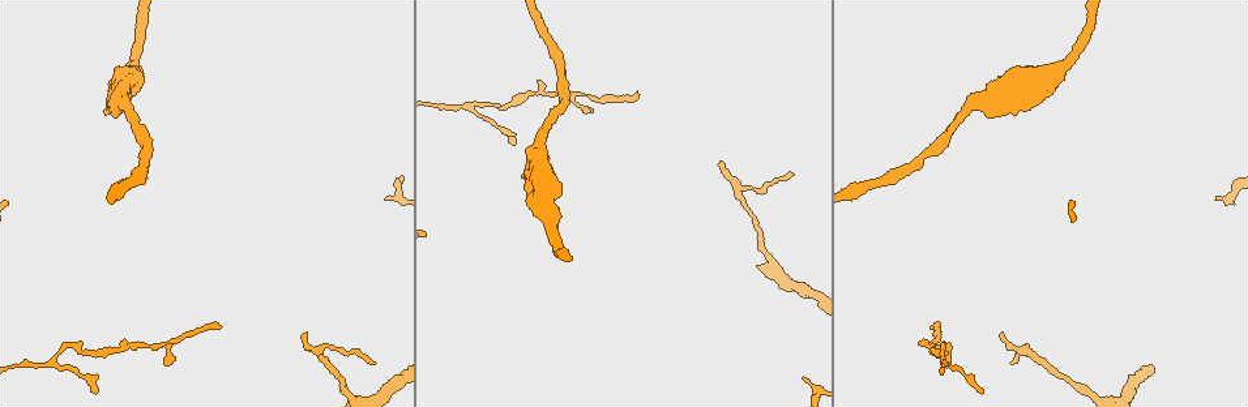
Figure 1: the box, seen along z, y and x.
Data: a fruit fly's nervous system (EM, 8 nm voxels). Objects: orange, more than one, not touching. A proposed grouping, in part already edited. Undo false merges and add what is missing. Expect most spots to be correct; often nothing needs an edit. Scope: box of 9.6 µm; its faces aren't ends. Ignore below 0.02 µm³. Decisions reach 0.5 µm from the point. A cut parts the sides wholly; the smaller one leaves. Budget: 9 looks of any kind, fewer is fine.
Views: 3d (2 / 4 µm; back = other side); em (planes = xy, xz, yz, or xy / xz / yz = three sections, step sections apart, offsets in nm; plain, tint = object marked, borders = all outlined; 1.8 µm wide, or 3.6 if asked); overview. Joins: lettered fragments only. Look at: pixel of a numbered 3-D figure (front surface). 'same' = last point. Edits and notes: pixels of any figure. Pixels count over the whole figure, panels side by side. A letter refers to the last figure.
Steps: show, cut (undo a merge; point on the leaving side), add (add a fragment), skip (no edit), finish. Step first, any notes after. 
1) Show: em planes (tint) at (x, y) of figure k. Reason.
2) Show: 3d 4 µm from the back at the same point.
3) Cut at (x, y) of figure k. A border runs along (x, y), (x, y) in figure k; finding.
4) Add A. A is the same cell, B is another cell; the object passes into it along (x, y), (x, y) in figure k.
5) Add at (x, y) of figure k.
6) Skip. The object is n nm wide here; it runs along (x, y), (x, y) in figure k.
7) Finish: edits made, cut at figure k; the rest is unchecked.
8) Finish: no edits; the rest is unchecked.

Show: em planes (tint) at (375, 361) of figure 1. An open end.

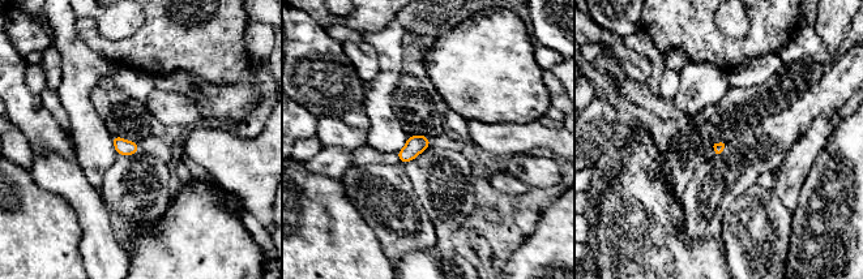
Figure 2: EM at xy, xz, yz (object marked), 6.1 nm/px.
Show: em planes (borders) at the same point.

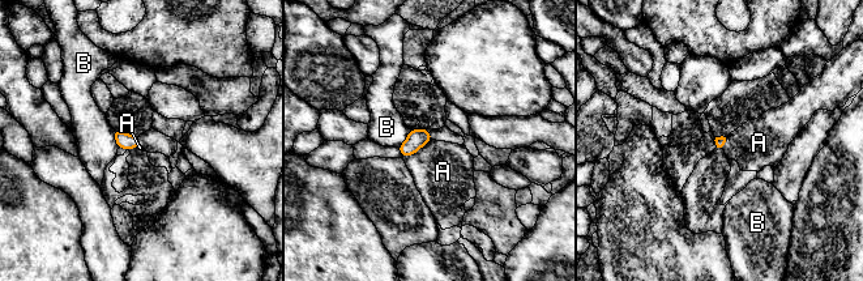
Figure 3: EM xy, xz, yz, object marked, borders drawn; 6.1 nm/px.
Skip. A and B are other cells; a border runs along (431, 139), (404, 158) in figure 3; no lettered fragment goes on from it.

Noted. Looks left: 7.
Show: 3d 2 µm at (306, 333) of figure 1. Branch stops here.

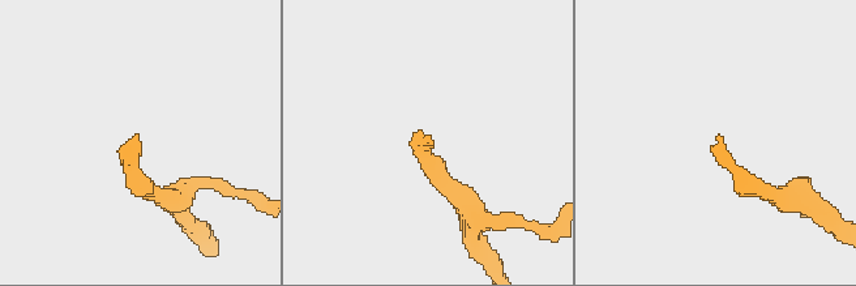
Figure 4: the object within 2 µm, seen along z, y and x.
Show: em planes (borders) at (427, 135) of figure 4.

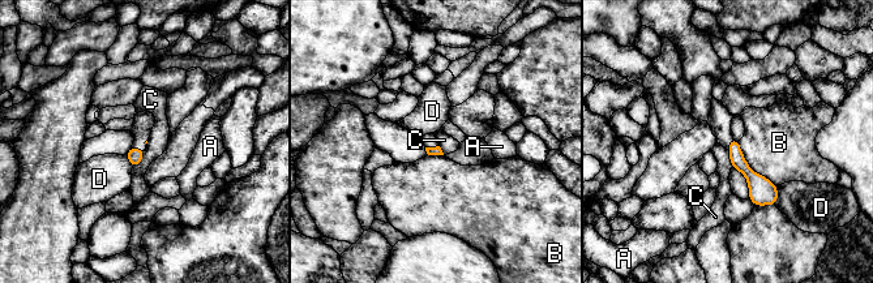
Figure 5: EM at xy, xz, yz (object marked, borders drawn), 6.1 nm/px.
Skip. A, B, C and D are other cells; a border runs along (145, 150), (141, 161), (132, 168) in figure 5; no lettered fragment goes on from it.

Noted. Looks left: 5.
Show: em planes (borders) at (217, 327) of figure 1. Thin end.

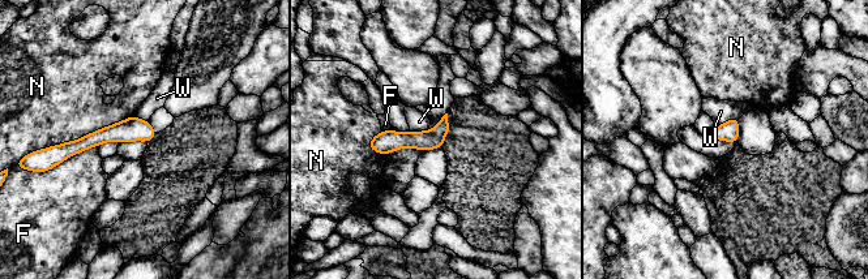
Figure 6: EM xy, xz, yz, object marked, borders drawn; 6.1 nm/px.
Skip. F, N and W are other cells; a border runs along (738, 117), (731, 117), (714, 128) in figure 6; no lettered fragment goes on from it.

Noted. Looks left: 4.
Show: 3d 2 µm at (943, 354) of figure 1. Abrupt turn.

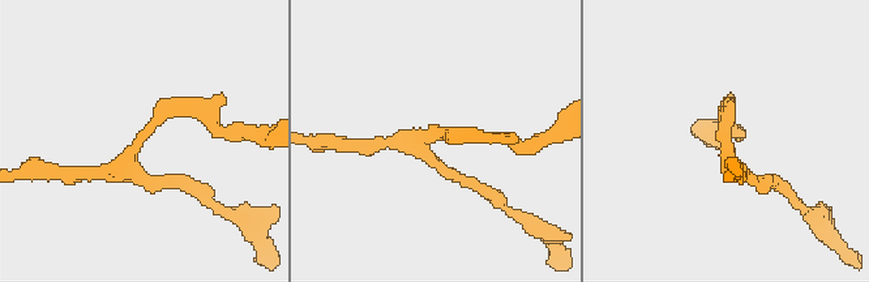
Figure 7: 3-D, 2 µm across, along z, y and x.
Show: em planes (borders) at (136, 141) of figure 7.

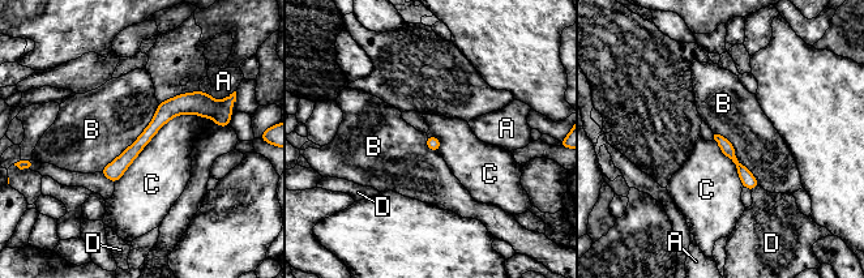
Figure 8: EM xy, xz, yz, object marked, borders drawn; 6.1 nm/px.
Skip. The object is 80 nm wide here; A, B, C and D are other cells; it runs along (212, 115), (174, 106), (106, 171) in figure 8; one neuron here.

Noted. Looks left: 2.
Finish: no edits; the rest is unchecked.

